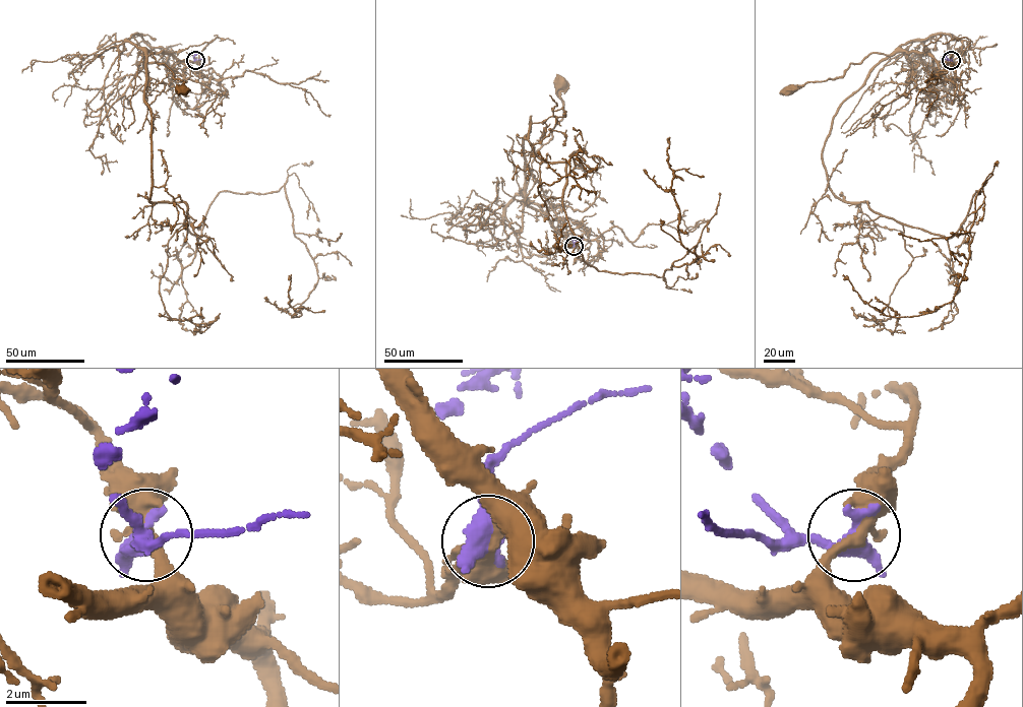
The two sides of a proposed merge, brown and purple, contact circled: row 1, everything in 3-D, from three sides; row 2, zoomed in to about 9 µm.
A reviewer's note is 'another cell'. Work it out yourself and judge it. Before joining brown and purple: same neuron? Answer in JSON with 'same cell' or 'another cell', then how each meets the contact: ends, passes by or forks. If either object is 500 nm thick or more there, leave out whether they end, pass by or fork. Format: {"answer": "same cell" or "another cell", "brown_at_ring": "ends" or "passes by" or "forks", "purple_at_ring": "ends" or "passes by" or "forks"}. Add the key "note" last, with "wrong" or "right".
{"answer": "another cell", "brown_at_ring": "passes by", "purple_at_ring": "passes by", "note": "right"}

